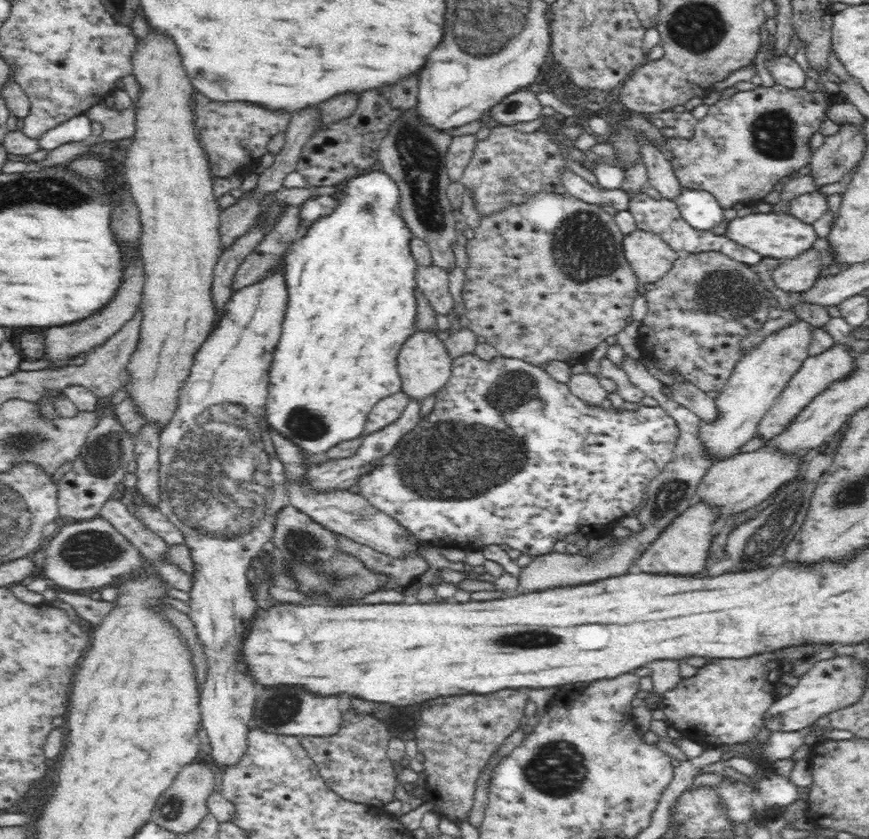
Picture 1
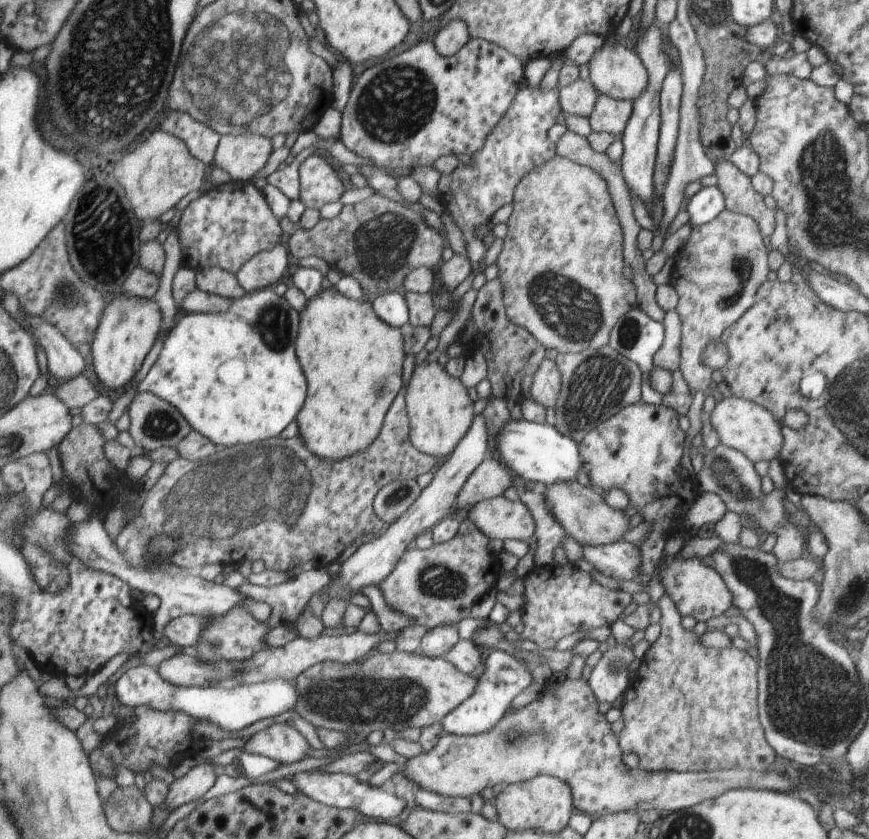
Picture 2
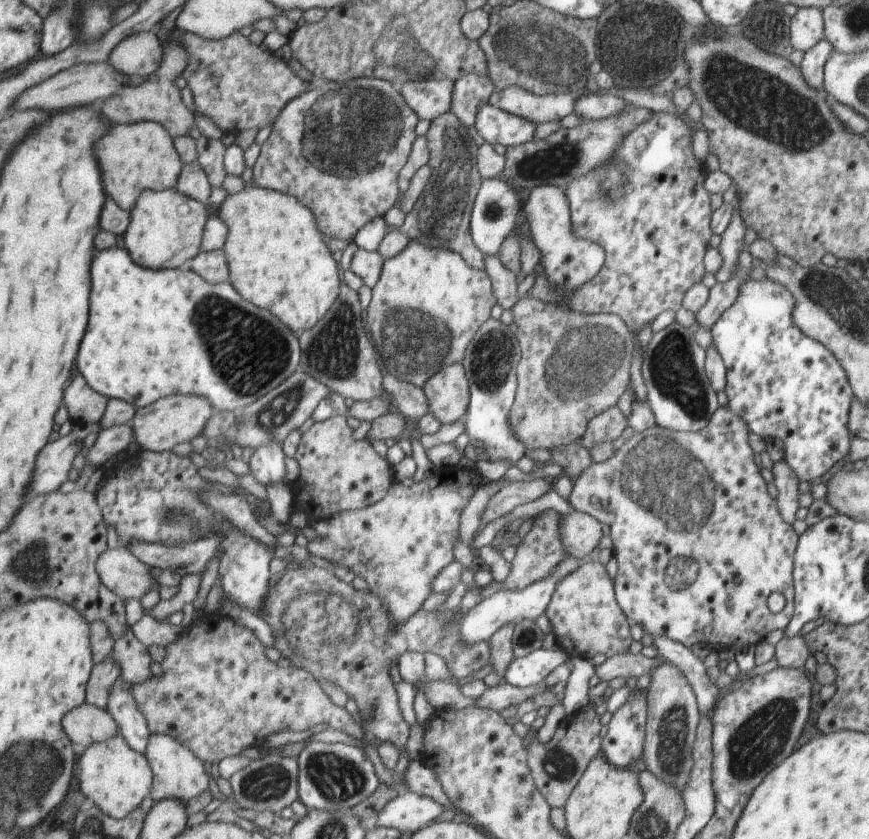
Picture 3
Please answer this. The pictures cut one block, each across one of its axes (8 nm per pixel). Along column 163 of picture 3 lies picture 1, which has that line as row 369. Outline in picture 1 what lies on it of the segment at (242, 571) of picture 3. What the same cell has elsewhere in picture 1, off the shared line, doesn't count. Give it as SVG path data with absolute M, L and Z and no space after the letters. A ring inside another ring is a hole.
M472 353L453 360L450 380L435 394L433 410L399 440L391 454L380 458L371 470L362 474L355 483L358 486L358 495L366 498L374 509L394 518L395 522L406 528L412 538L422 544L429 544L430 540L438 540L438 544L456 542L464 546L470 544L487 547L488 544L498 544L501 548L502 544L508 544L508 548L514 548L534 558L552 552L554 544L562 541L567 534L588 530L596 525L610 524L640 507L646 498L649 482L673 459L680 434L680 426L674 417L660 406L650 407L642 404L636 410L604 410L572 394L567 384L552 378L543 367L521 359L502 357L500 354L486 361Z

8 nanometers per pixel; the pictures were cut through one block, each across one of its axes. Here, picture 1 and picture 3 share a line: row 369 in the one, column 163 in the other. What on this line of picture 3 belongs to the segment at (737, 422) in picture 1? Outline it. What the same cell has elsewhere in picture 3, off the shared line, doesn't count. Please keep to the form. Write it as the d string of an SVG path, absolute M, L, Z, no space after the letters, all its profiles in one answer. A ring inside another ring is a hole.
M152 733L145 754L152 766L153 774L155 774L150 795L153 801L161 802L167 798L177 798L177 800L188 803L209 790L211 778L203 764L204 761L179 739L173 738L173 735Z

